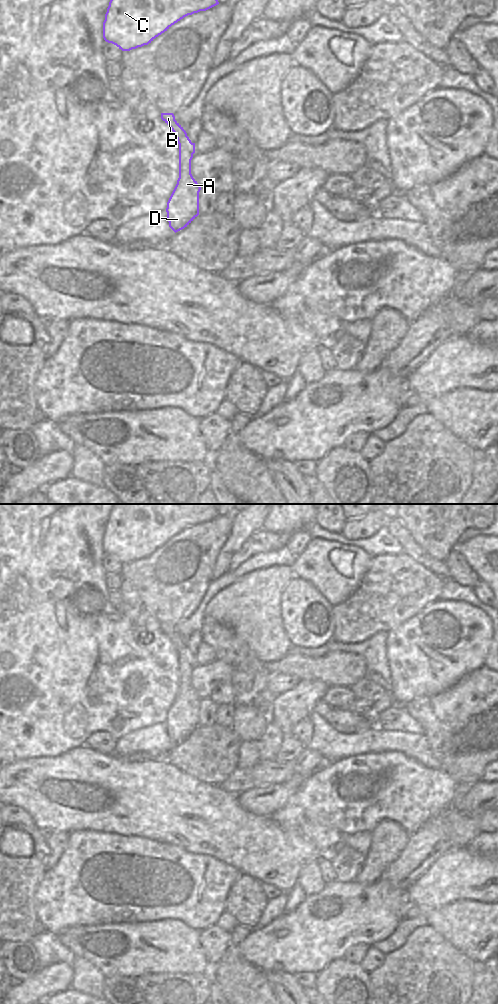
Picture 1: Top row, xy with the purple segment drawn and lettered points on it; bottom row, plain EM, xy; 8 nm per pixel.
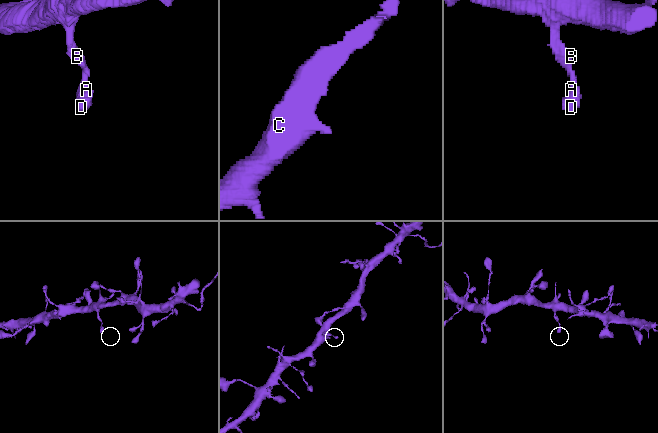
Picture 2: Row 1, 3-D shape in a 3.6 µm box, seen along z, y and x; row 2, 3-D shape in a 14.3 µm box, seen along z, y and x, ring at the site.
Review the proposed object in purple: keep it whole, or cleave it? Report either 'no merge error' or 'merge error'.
no merge error

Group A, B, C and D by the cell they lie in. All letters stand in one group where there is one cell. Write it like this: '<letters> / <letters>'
A B C D

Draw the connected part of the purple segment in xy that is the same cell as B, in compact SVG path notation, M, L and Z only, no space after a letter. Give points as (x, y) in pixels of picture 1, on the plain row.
M161 625L161 631L172 641L179 656L179 690L166 720L169 739L176 745L187 739L199 727L201 699L191 686L195 655L191 654L173 625Z

